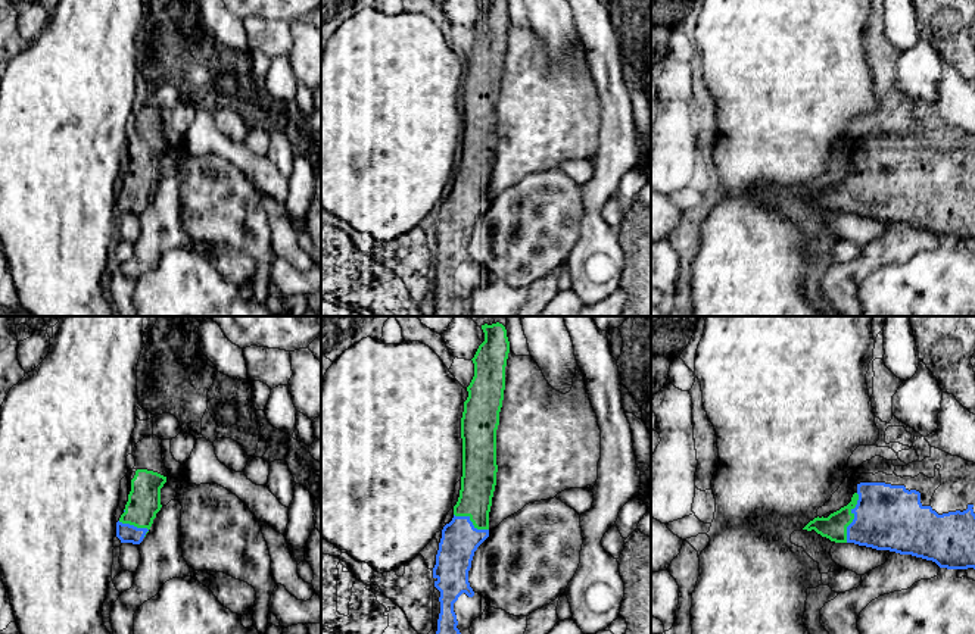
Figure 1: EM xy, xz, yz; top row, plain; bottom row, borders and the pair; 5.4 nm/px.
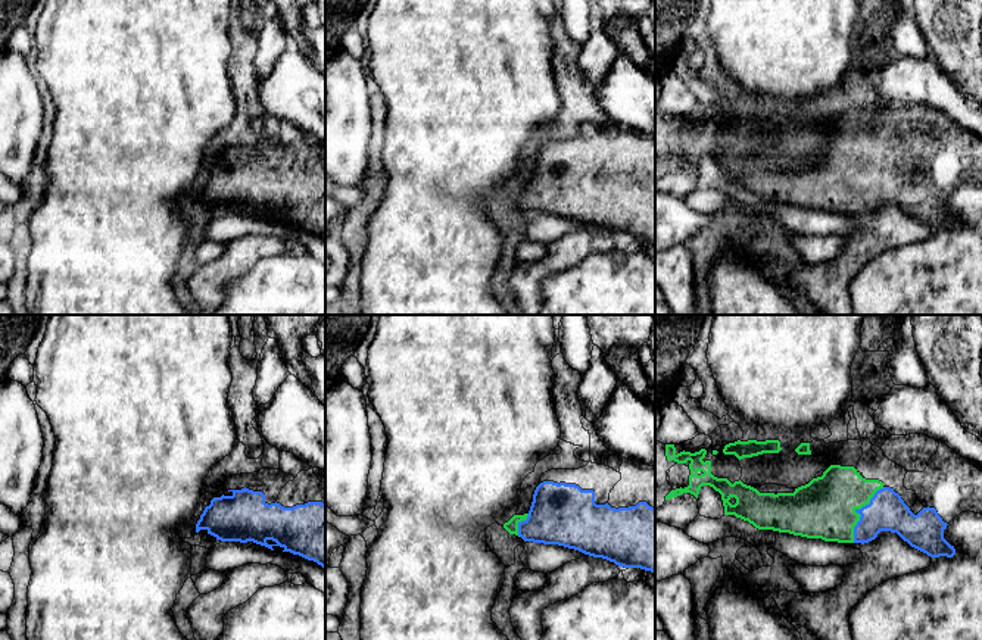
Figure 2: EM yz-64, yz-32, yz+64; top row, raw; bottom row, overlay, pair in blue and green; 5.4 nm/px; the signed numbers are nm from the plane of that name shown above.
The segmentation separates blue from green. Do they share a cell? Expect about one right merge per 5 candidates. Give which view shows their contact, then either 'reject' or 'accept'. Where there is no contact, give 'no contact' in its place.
meets blue in yz; accept

